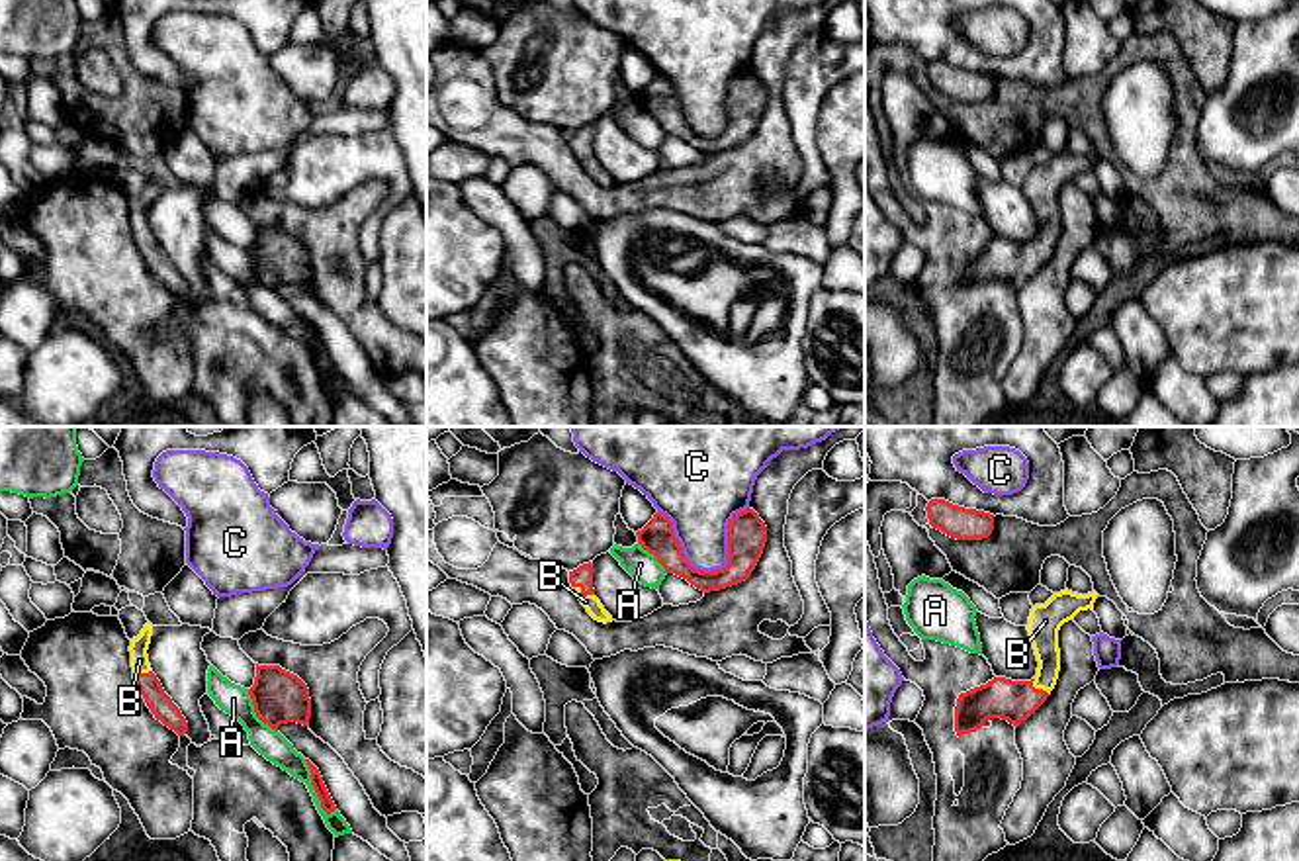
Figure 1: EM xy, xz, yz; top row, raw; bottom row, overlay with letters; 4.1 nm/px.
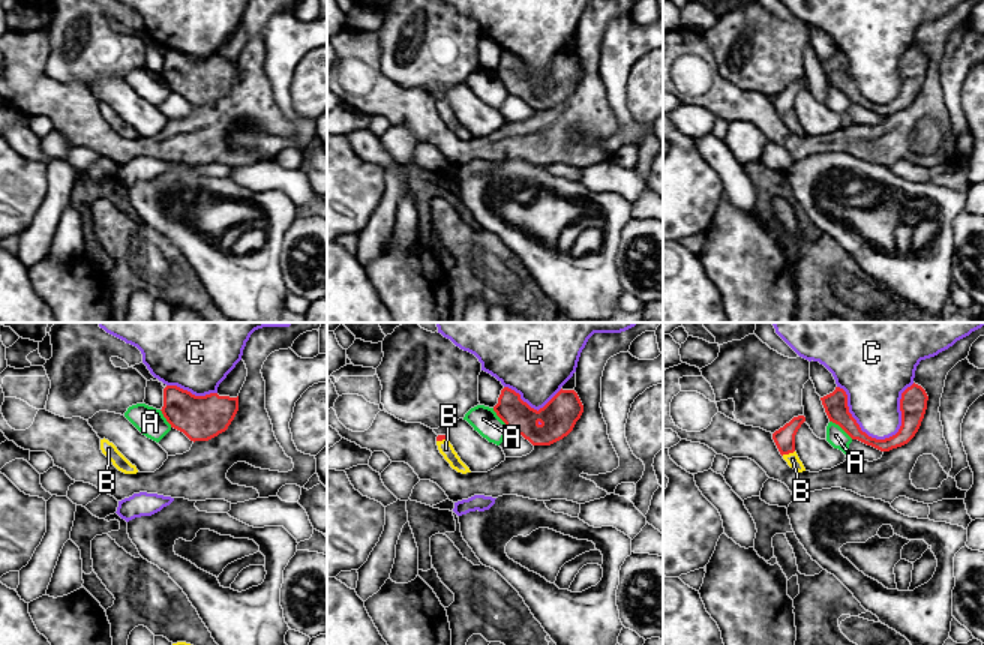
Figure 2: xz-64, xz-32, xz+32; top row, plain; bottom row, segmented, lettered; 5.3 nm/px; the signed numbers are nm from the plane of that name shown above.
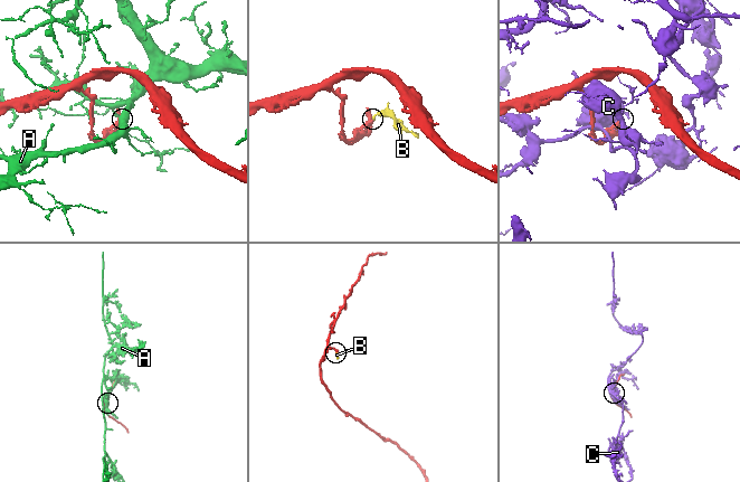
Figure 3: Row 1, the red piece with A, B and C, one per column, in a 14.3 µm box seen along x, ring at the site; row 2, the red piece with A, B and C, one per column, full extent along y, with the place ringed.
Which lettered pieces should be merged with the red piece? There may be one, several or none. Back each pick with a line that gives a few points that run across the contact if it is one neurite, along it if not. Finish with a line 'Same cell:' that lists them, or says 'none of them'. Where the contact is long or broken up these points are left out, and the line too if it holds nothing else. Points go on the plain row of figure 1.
B: line xz (582, 139), (583, 157), (591, 165)
Same cell: B

